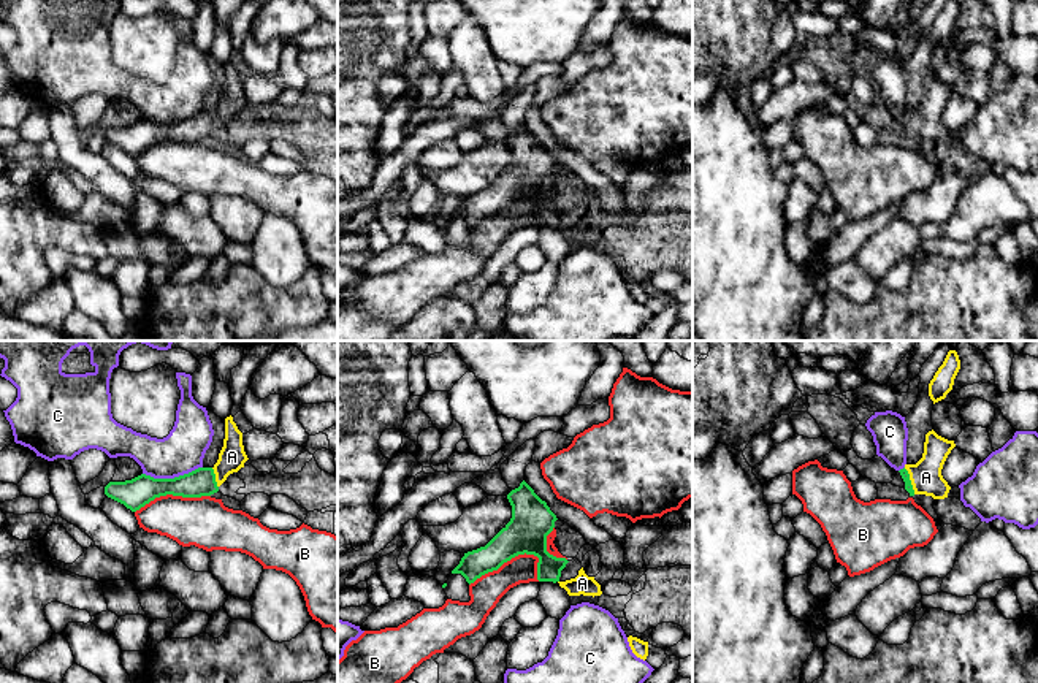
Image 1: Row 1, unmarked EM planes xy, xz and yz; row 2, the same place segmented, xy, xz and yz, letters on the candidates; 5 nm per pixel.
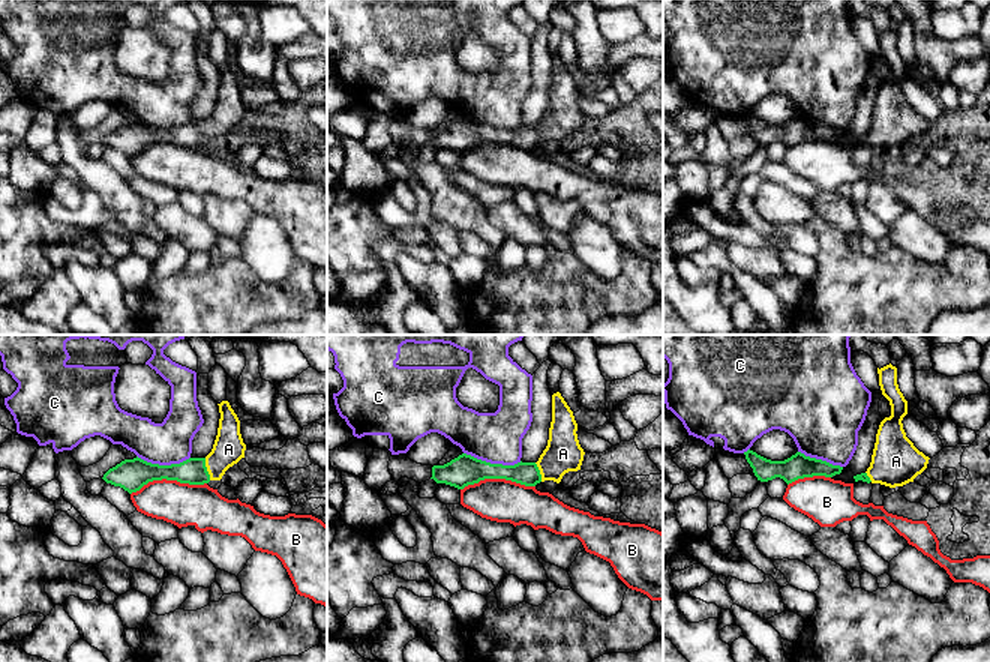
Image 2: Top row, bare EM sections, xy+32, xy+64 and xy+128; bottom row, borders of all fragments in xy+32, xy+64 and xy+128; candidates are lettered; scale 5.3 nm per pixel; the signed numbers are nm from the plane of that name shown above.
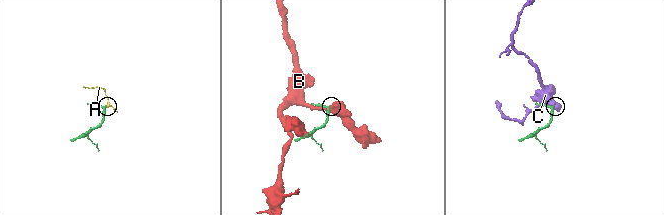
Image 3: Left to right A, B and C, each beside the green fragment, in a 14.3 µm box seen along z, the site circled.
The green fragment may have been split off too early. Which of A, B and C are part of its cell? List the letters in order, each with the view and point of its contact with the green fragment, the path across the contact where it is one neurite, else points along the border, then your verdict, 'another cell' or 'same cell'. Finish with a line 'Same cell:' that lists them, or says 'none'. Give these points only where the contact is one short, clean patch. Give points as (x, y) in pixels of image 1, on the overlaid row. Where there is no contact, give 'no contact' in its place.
A: meets green in yz at (910, 480); runs through yz (904, 473), (910, 480), (926, 477); same cell
B: meets green in xz at (504, 561); another cell
C: meets green in xy at (171, 479); another cell
Same cell: A

